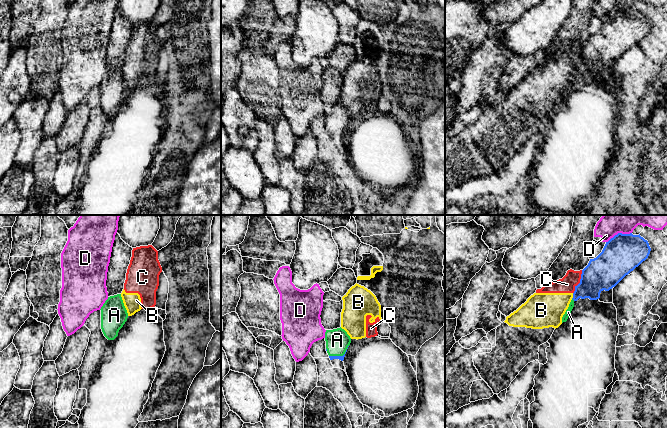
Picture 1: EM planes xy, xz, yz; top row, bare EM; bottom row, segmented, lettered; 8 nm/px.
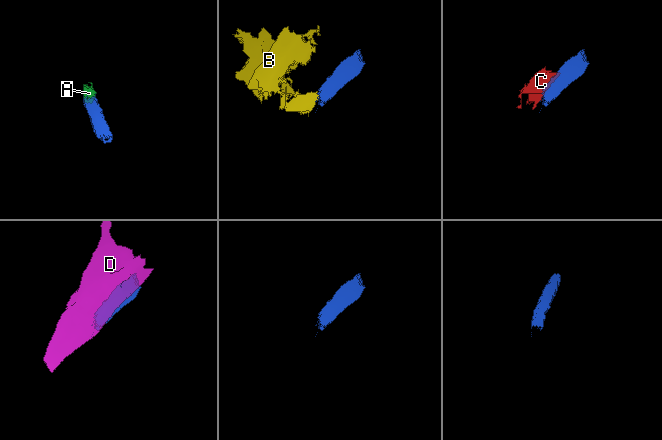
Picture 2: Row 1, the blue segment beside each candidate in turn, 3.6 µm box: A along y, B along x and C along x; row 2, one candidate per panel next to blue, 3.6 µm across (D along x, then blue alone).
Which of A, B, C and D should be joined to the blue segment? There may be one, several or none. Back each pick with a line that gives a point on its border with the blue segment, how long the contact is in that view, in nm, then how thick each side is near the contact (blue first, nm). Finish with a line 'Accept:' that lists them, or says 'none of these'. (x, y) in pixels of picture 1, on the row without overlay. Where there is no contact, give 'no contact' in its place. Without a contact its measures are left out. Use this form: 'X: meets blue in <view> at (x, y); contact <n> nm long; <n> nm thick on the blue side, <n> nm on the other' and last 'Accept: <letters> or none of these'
A: meets blue in xz at (340, 132); contact 180 nm long; 40 nm thick on the blue side, 190 nm on the other
Accept: A

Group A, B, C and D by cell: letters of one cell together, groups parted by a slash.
A / B / C / D

